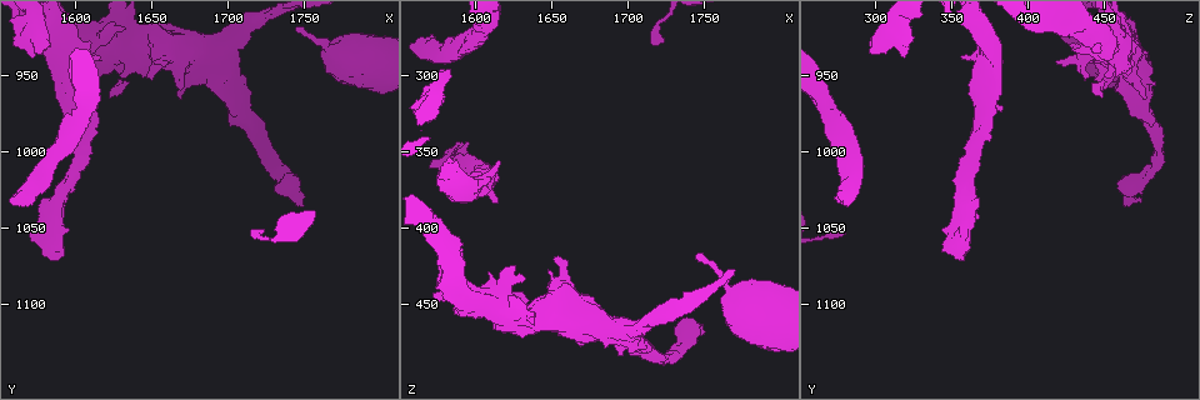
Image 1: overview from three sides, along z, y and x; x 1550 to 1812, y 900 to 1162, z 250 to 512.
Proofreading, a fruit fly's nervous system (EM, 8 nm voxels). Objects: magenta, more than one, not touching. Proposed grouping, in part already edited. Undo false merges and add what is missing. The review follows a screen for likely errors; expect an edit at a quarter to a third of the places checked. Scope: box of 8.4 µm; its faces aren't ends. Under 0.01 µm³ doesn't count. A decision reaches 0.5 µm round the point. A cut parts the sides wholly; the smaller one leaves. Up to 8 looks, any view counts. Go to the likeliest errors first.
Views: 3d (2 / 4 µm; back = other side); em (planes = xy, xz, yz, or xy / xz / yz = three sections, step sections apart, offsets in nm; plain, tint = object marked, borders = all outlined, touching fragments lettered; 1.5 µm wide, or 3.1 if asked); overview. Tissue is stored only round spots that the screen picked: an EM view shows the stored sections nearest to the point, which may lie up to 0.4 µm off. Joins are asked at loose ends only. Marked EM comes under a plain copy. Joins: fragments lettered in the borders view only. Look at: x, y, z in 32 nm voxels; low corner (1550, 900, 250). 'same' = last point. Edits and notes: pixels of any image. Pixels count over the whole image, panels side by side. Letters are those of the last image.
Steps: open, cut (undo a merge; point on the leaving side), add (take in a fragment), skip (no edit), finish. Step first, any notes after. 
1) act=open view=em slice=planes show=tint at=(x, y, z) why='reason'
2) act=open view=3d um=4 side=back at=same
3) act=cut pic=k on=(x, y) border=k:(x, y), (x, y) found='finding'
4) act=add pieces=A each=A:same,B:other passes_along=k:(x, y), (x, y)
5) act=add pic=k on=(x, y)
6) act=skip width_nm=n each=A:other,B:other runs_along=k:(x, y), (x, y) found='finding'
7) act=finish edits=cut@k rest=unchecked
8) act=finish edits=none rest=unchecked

act=open view=em slice=planes show=borders at=(1616, 936, 358) why='branch stops here'

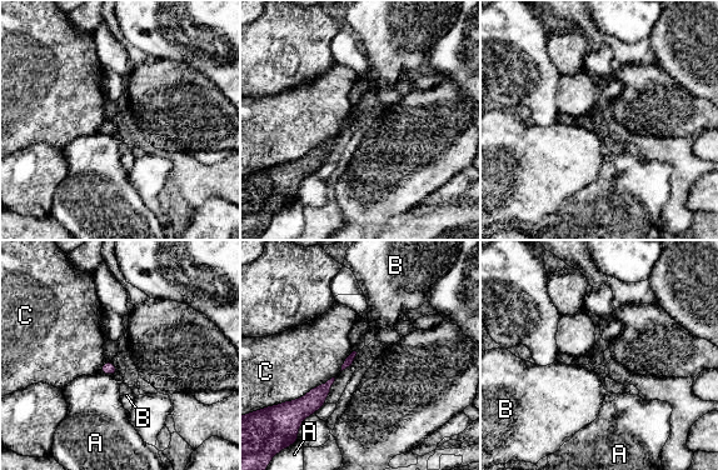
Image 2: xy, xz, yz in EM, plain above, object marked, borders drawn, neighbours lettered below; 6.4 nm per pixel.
act=skip longest_contact=C:380nm each=A:other,B:other,C:other found='no lettered fragment goes on from it'

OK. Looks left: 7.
act=open view=em slice=planes show=tint at=(1574, 934, 296) why='branch stops here'

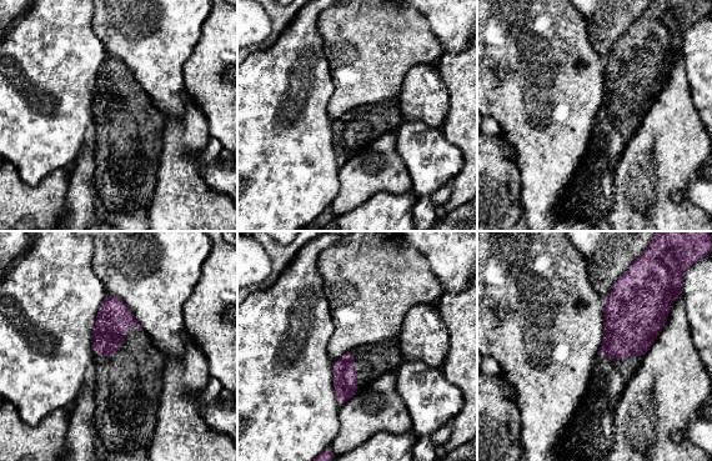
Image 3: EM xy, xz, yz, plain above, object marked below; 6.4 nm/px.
act=open view=em slice=planes show=borders at=same why='see the neighbours'

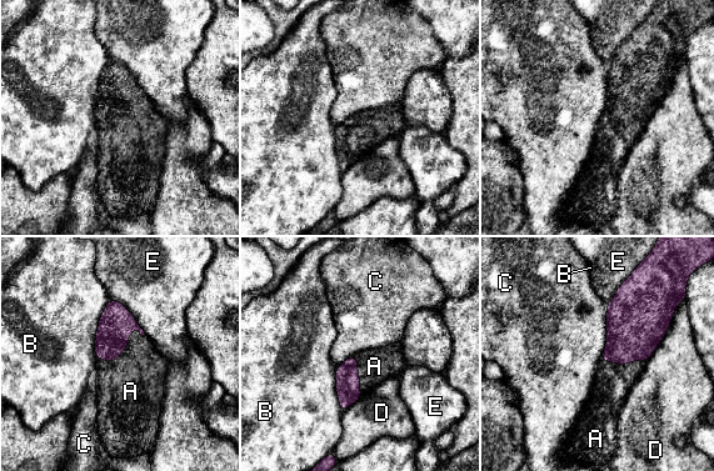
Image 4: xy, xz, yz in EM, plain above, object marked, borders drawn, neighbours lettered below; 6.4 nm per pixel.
act=add pieces=A each=A:same,B:other,C:other,D:other,E:other passes_along=4:(116, 321), (126, 346), (134, 384) found='the neuron continues'

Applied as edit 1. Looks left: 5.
act=open view=em slice=planes show=borders at=(1586, 928, 446) why='thick turns thin'

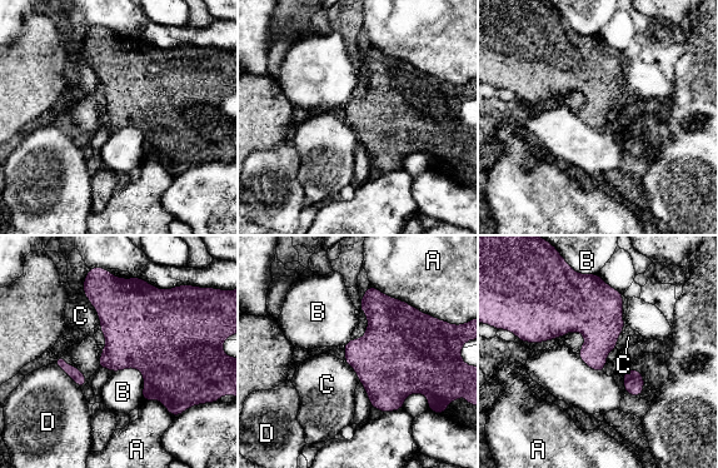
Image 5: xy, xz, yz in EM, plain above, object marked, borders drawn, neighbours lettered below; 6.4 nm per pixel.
act=skip longest_contact=A:480nm each=A:other,B:other,C:other,D:other border=5:(115, 371), (141, 373), (143, 401) found='one neuron here'

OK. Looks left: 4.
act=finish edits=add@4 rest=unchecked

